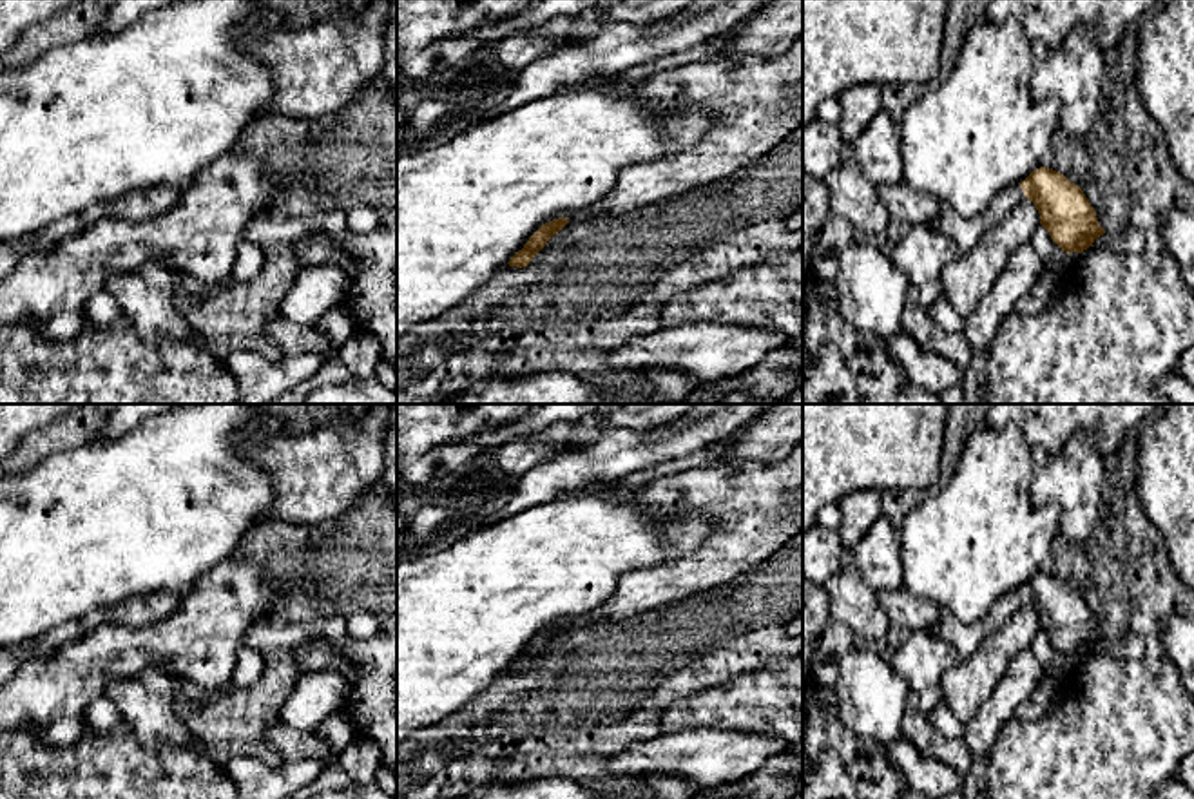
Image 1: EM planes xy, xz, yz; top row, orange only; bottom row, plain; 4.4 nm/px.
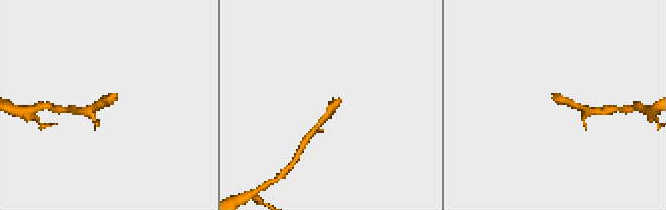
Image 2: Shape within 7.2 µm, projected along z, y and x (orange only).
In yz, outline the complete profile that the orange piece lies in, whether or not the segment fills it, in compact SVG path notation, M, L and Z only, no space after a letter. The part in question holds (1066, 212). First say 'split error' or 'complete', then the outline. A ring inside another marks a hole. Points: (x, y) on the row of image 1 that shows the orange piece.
split error; M1047 167L1033 170L1022 183L1002 190L973 217L964 217L948 203L942 203L933 225L957 248L969 252L989 228L1025 199L1035 203L1040 225L1065 254L1082 254L1089 246L1094 246L1093 243L1105 234L1083 190L1064 174Z

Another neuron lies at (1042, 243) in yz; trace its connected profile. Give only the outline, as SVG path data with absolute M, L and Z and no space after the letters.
M1040 225L1033 237L1031 245L1036 254L1049 265L1053 265L1064 277L1069 275L1071 268L1078 261L1080 254L1071 252L1065 254L1049 236L1049 232Z

